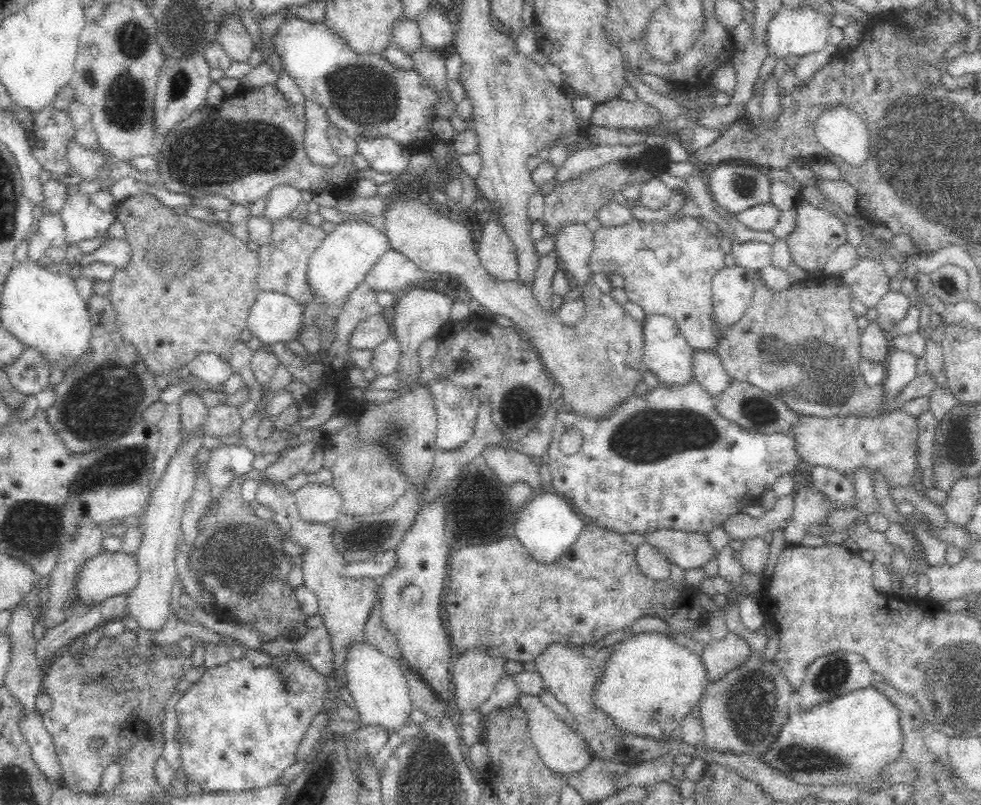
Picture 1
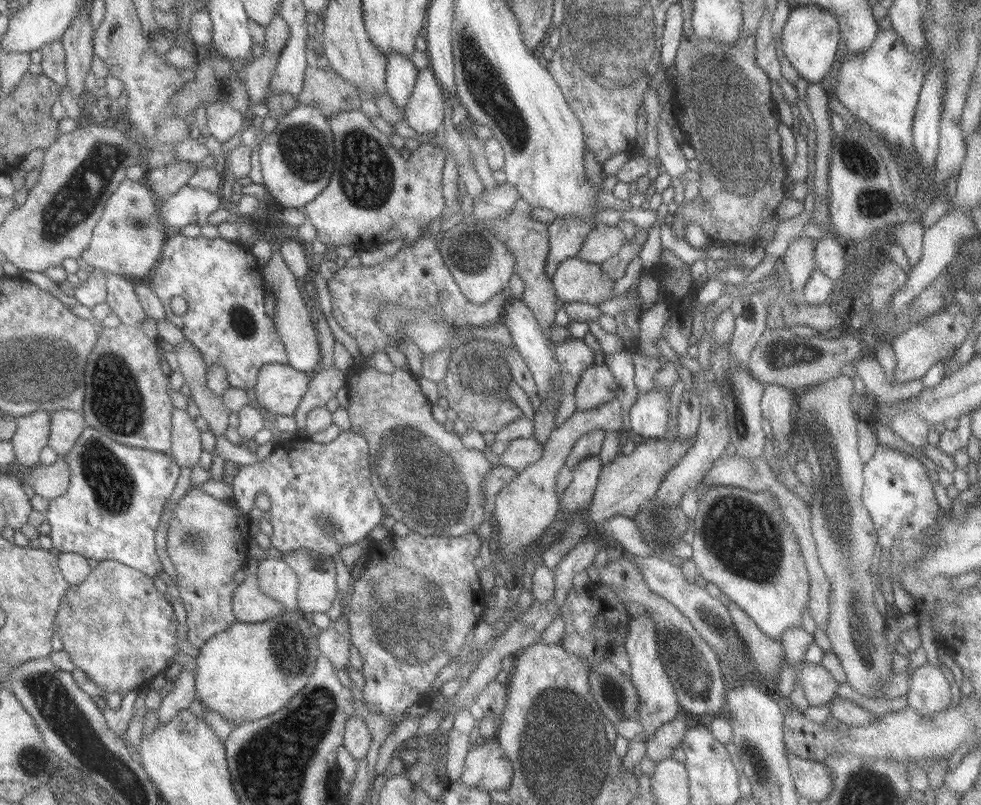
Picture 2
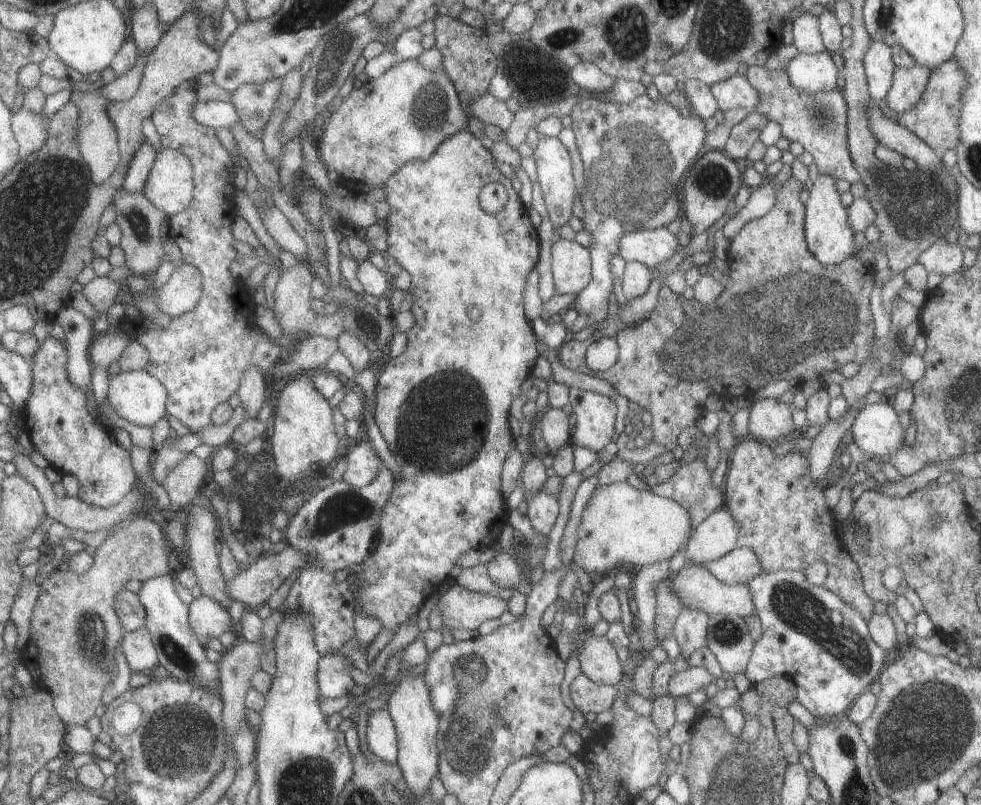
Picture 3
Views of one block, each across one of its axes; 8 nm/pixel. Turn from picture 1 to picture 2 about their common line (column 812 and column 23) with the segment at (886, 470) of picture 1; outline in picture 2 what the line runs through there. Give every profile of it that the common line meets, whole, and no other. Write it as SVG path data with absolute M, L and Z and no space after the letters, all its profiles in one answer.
M38 411L18 420L18 430L12 444L17 454L17 466L37 467L42 451L49 445L53 414Z

